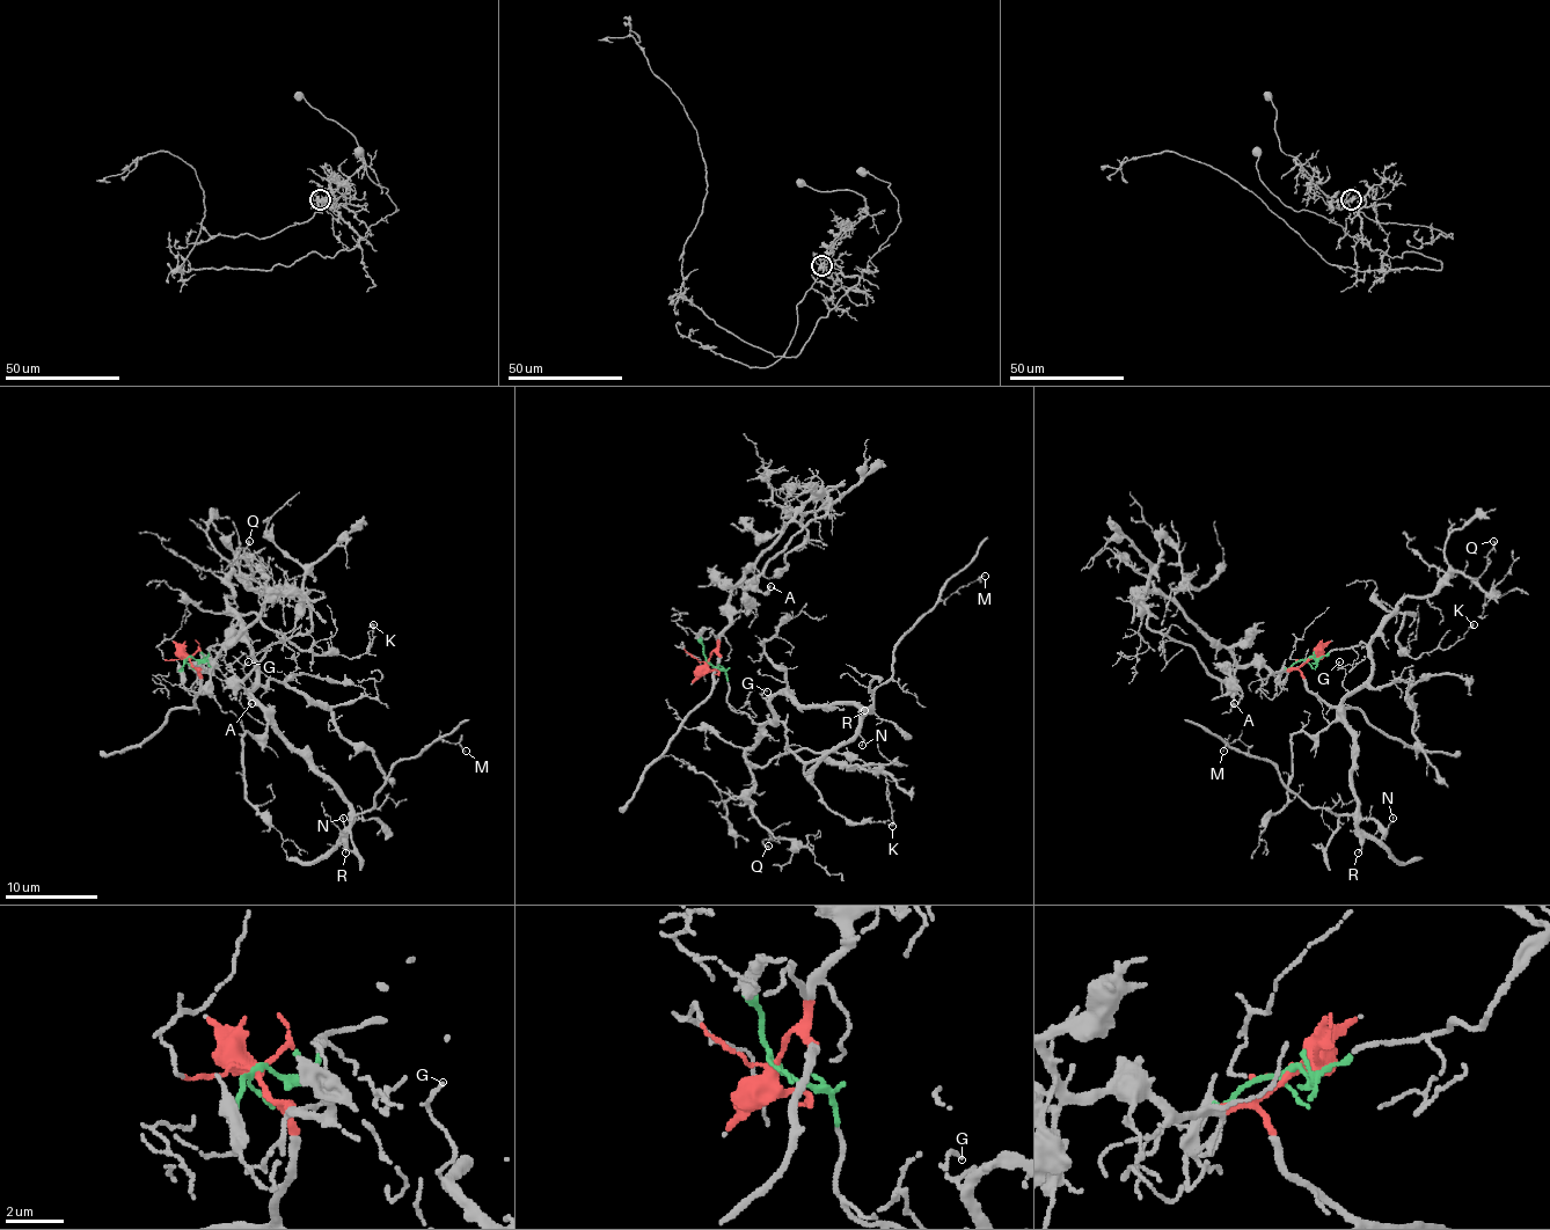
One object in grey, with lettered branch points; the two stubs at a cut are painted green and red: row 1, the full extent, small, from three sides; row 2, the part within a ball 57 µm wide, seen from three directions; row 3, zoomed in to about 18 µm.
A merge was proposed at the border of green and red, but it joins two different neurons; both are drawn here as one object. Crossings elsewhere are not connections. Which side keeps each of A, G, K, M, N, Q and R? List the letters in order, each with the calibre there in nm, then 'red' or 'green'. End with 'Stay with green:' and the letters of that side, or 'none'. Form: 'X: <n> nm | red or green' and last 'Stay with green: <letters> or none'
A: 130 nm | red
G: 130 nm | green
K: 150 nm | green
M: 110 nm | green
N: 100 nm | green
Q: 90 nm | green
R: 130 nm | green
Stay with green: G, K, M, N, Q, R

